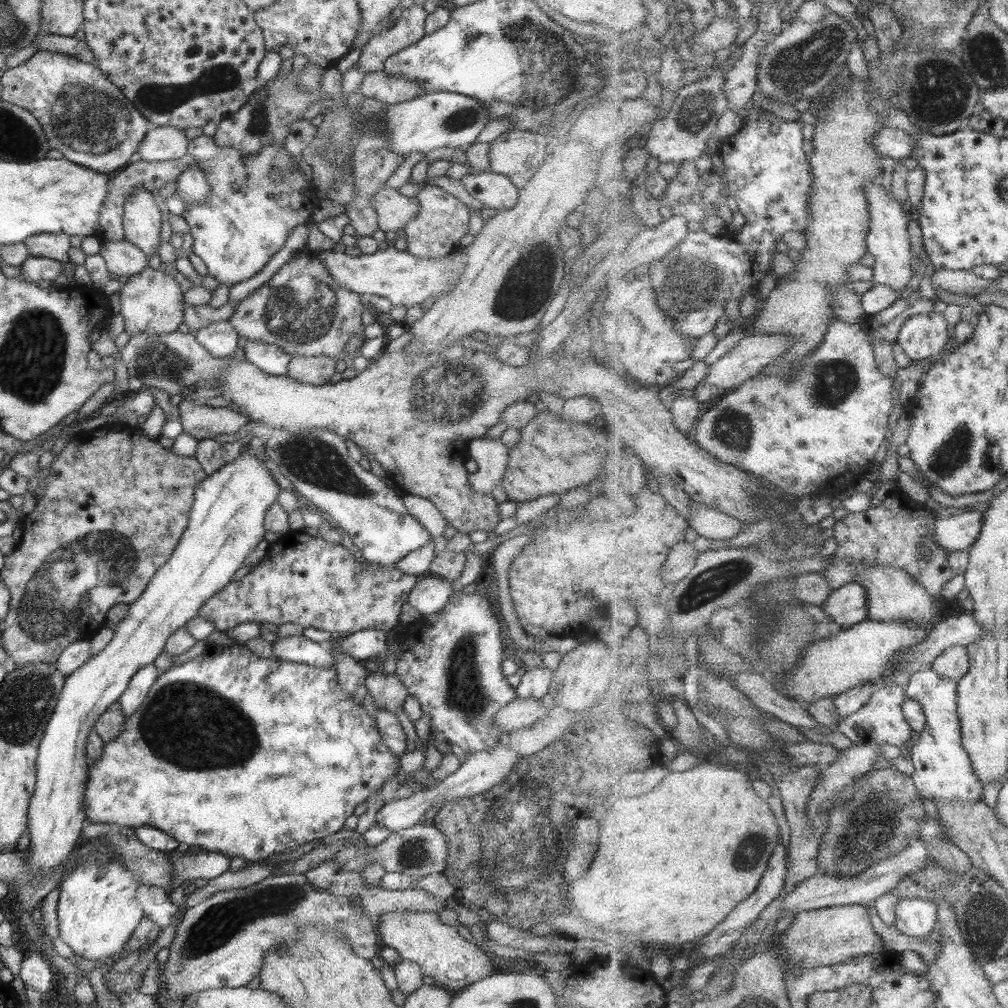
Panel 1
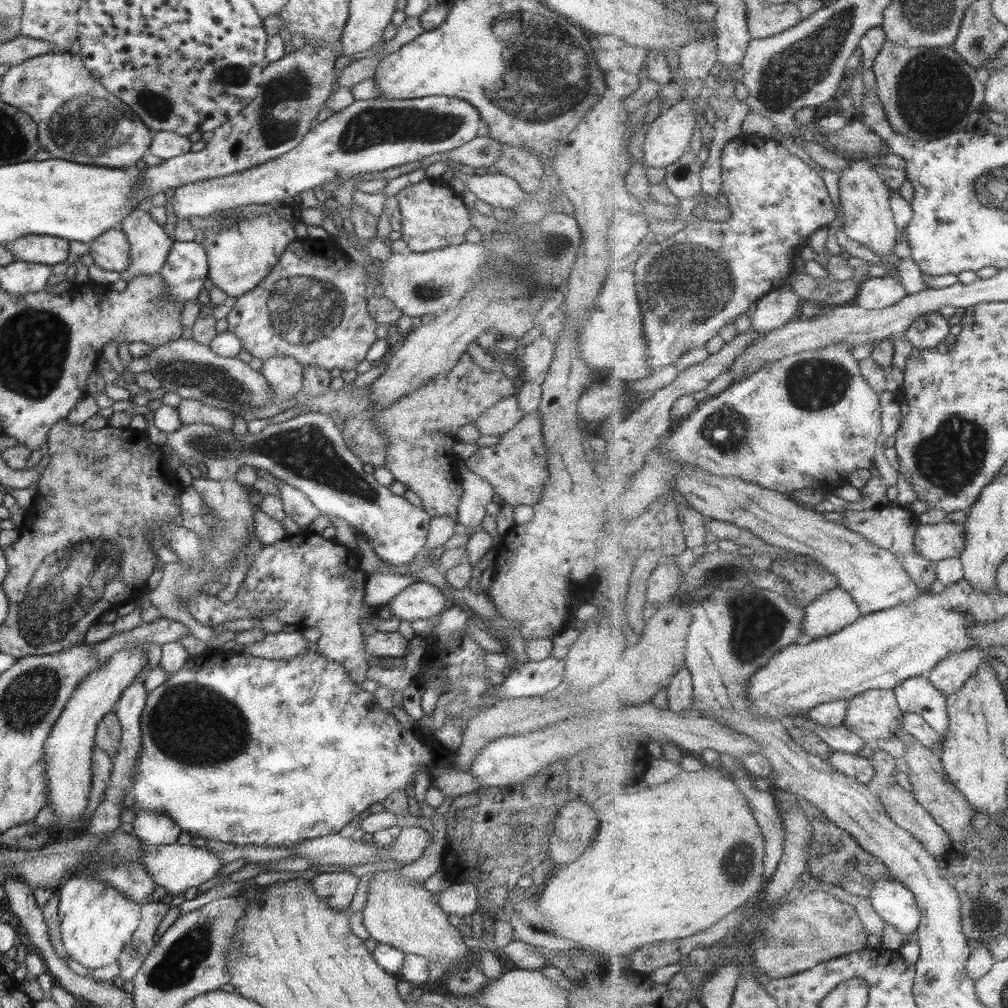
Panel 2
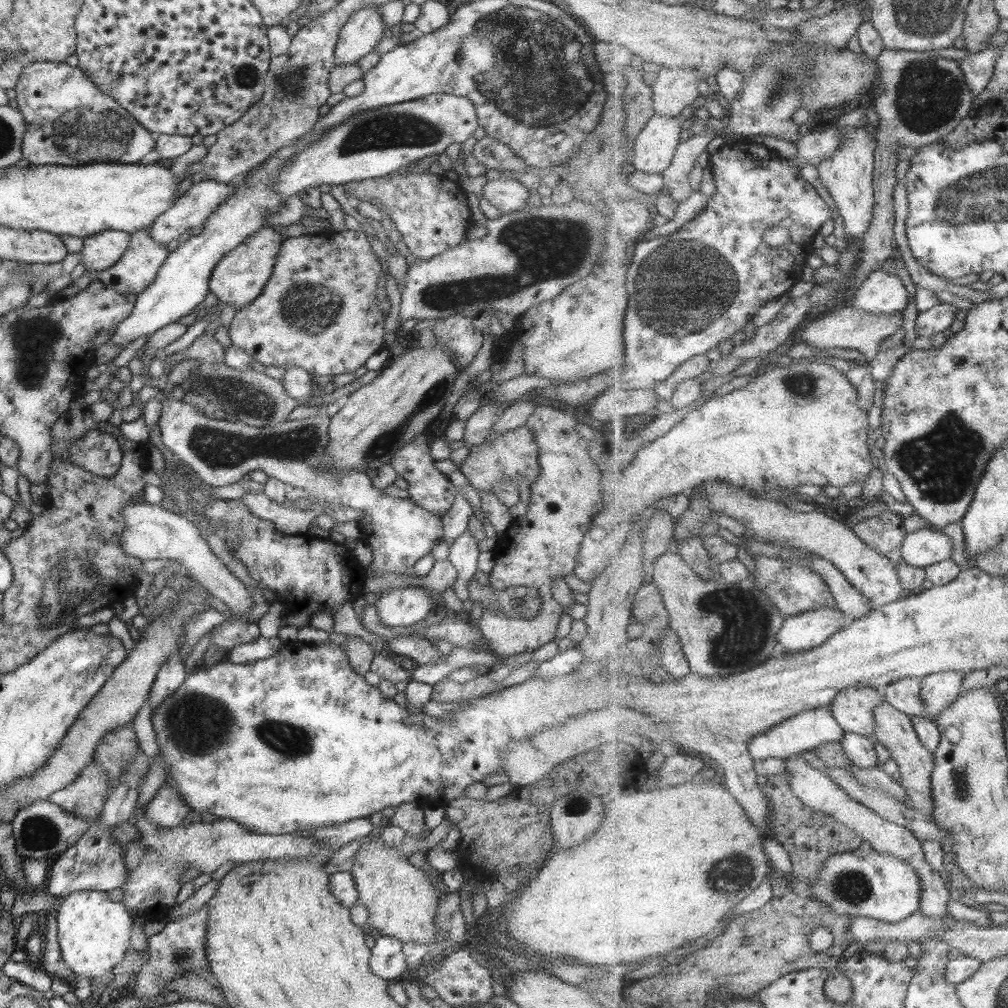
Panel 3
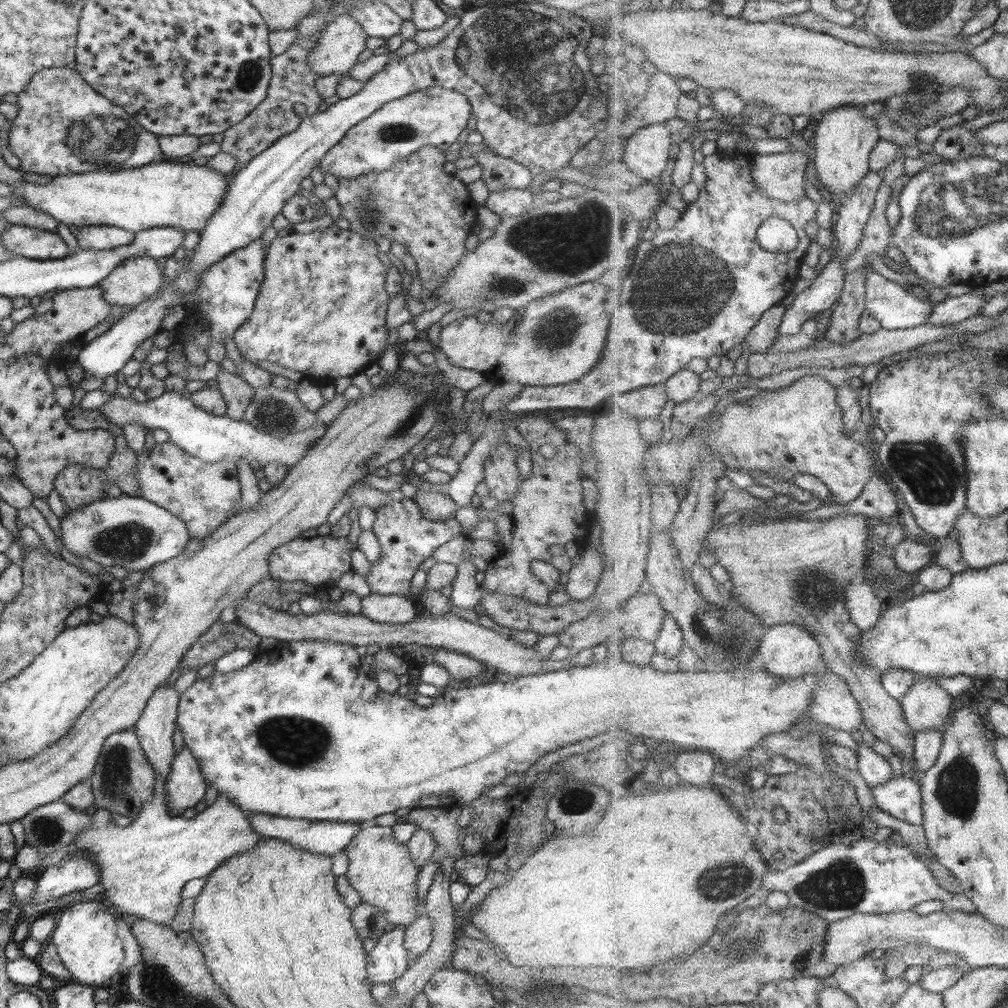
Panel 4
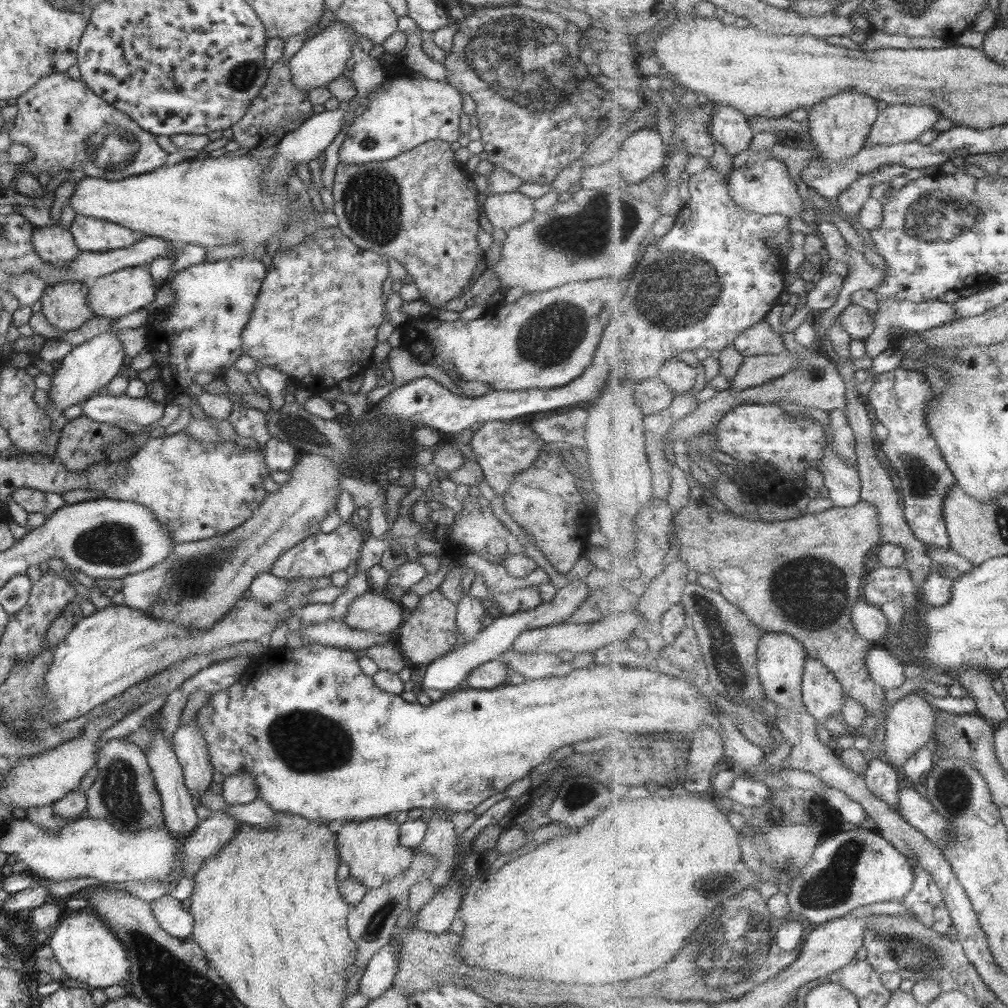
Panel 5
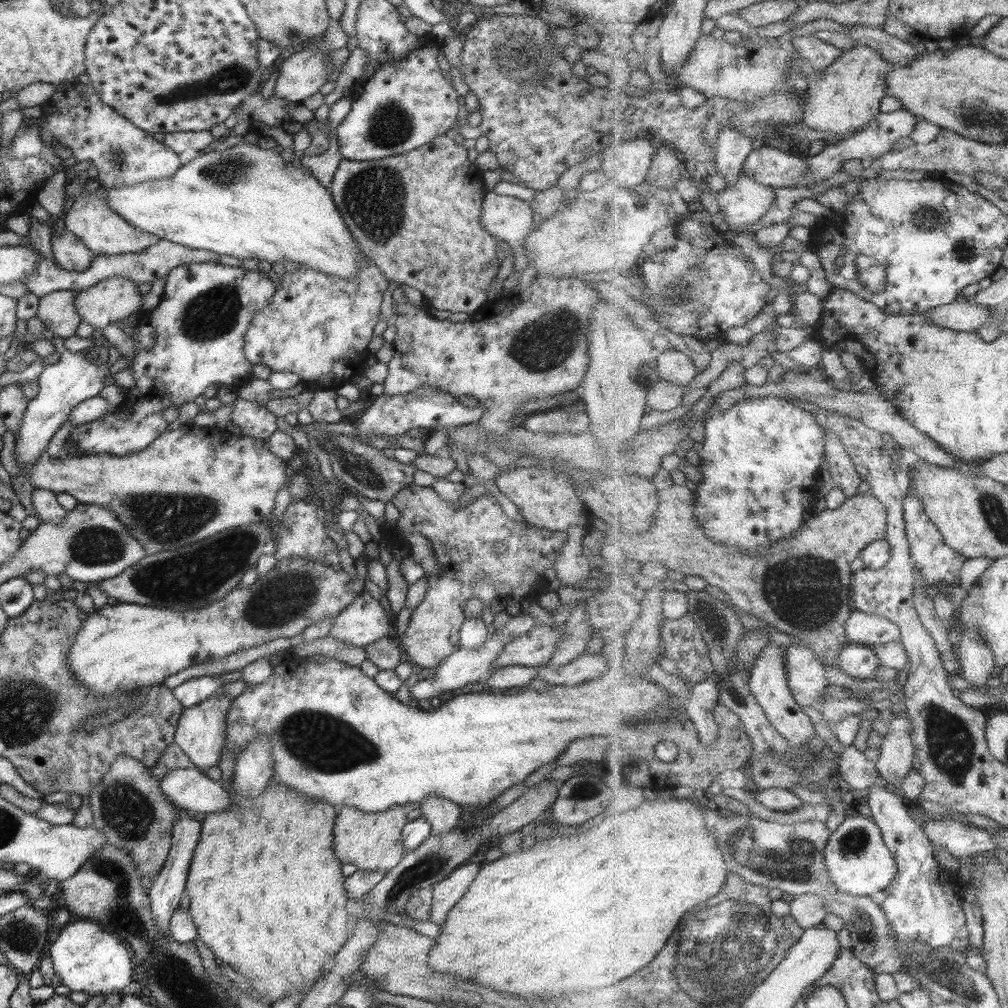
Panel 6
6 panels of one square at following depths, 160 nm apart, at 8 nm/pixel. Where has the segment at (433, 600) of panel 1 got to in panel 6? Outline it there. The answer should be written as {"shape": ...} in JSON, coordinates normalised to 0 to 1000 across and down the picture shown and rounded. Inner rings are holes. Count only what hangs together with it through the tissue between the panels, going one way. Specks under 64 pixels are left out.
{"shape":[[[358,587],[352,591],[352,596],[331,611],[325,631],[352,643],[362,643],[389,629],[391,615],[384,615],[380,607],[377,597],[370,595],[366,587]]]}

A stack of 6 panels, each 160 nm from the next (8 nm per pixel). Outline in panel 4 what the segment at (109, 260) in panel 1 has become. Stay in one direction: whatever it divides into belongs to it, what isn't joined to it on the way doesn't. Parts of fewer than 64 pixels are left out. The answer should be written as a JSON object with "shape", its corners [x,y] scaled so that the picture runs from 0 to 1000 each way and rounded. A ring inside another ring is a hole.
{"shape":[[[82,224],[75,231],[78,248],[107,249],[128,242],[133,232],[108,224]]]}

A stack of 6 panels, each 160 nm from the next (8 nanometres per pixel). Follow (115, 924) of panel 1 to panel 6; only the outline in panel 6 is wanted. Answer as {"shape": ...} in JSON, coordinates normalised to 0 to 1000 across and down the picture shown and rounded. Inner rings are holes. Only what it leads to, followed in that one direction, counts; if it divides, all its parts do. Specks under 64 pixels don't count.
{"shape":[[[82,911],[65,916],[56,923],[46,941],[46,946],[52,952],[52,961],[60,976],[66,978],[70,984],[84,984],[88,989],[96,986],[118,985],[120,980],[124,980],[134,970],[135,956],[130,942],[119,932],[104,925],[96,916]]]}

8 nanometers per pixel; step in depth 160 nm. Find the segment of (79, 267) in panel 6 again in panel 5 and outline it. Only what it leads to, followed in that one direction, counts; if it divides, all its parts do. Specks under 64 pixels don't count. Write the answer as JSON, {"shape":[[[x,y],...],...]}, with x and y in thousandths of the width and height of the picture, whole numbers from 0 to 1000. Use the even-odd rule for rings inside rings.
{"shape":[[[52,223],[37,225],[31,230],[35,250],[46,260],[56,265],[67,264],[79,251],[66,226]]]}

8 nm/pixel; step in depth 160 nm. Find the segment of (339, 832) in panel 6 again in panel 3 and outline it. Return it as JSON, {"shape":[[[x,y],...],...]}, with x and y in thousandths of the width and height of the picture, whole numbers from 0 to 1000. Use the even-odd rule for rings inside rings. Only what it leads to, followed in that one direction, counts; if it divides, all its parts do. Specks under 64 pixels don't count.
{"shape":[[[377,827],[360,831],[347,860],[347,866],[355,887],[355,894],[363,901],[365,915],[376,923],[377,929],[393,931],[399,936],[413,935],[430,938],[431,903],[435,886],[428,879],[426,869],[410,860],[396,842],[381,836]]]}

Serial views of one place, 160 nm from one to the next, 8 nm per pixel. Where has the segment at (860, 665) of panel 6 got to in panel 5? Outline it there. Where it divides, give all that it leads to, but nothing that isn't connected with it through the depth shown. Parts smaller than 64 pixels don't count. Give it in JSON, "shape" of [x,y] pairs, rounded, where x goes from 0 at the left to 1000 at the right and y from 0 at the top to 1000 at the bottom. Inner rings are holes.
{"shape":[[[878,640],[869,641],[859,649],[863,673],[878,684],[895,682],[901,675],[896,657],[889,654]]]}

